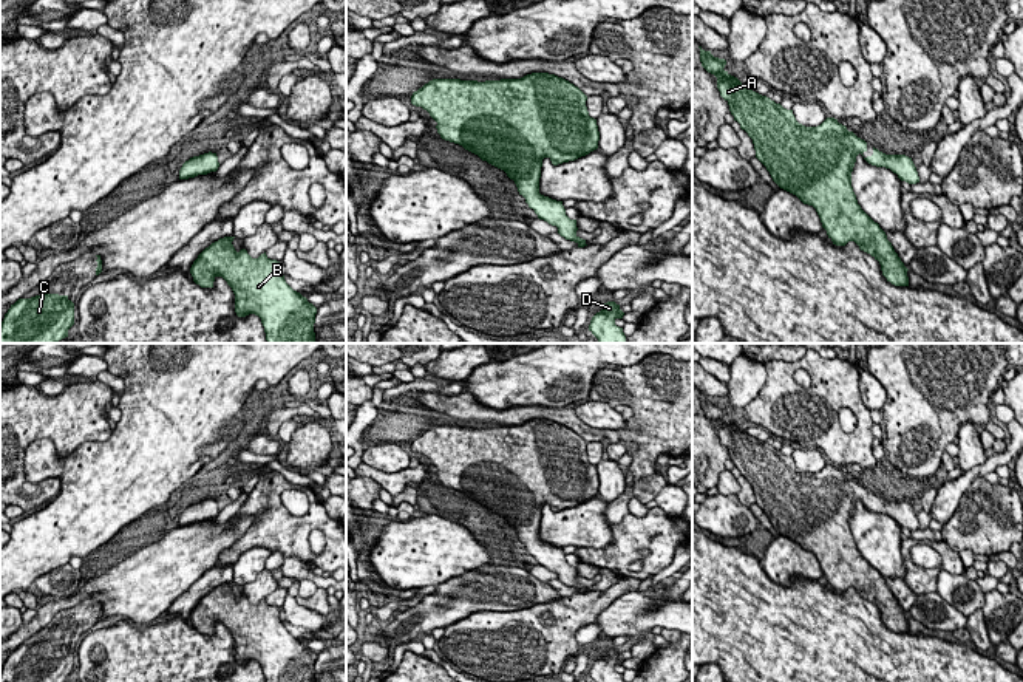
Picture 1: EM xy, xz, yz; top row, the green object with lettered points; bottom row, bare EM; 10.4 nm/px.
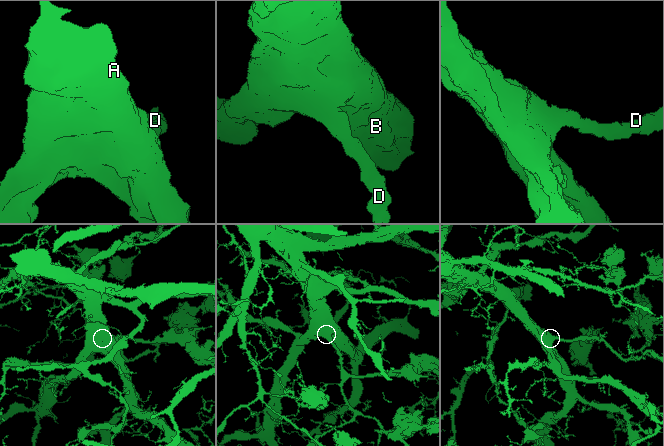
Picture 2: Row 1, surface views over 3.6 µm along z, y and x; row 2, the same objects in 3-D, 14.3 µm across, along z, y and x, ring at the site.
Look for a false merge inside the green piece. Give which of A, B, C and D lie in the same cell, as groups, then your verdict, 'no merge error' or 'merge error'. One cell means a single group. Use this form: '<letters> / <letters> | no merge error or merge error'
A B C D | no merge error

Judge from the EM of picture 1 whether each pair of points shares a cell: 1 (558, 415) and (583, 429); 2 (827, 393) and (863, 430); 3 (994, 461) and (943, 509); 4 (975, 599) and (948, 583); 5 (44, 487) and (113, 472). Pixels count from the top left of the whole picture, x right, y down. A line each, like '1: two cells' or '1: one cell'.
1: one cell
2: one cell
3: one cell
4: one cell
5: two cells

